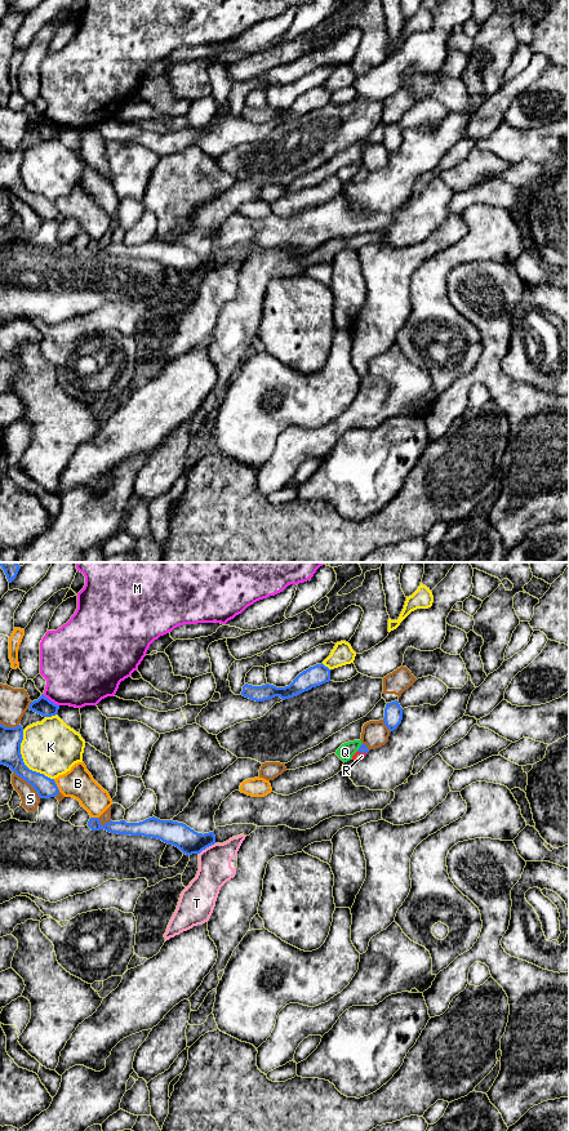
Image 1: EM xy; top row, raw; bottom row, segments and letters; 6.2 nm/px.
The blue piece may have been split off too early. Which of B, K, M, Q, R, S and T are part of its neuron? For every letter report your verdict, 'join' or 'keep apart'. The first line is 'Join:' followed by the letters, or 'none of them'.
Join: R
B: keep apart
K: keep apart
M: keep apart
Q: keep apart
R: join
S: keep apart
T: keep apart

